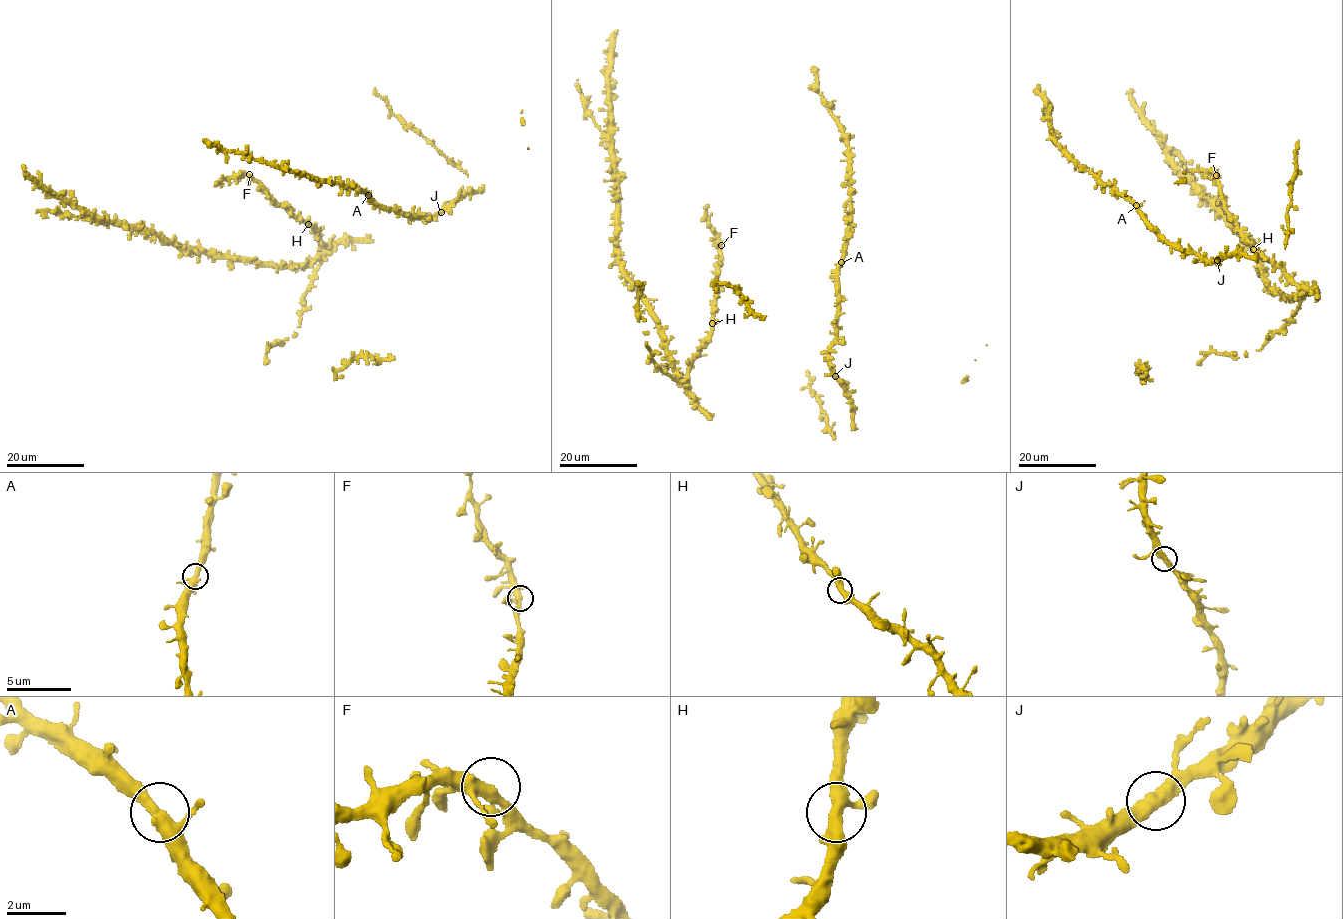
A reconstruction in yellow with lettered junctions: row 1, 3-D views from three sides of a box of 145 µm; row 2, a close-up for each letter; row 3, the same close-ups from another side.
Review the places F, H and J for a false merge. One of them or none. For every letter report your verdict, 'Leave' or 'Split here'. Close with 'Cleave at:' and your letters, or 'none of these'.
F: Leave
H: Leave
J: Leave
Cleave at: none of these

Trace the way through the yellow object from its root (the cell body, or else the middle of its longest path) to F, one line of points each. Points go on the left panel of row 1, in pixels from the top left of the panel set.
F: (313, 232), (311, 226), (283, 207), (249, 174)

